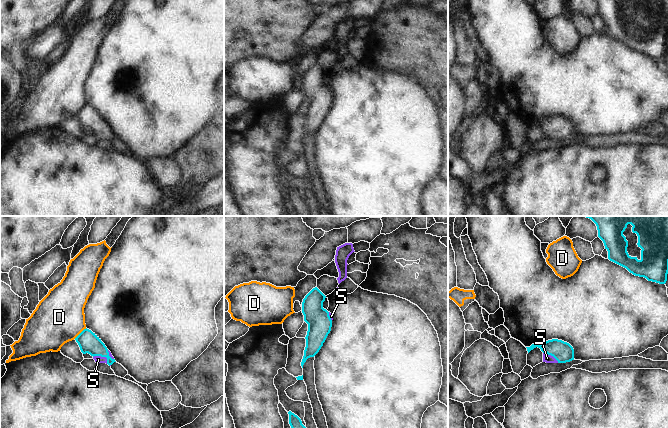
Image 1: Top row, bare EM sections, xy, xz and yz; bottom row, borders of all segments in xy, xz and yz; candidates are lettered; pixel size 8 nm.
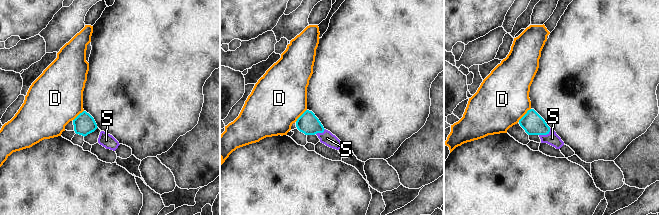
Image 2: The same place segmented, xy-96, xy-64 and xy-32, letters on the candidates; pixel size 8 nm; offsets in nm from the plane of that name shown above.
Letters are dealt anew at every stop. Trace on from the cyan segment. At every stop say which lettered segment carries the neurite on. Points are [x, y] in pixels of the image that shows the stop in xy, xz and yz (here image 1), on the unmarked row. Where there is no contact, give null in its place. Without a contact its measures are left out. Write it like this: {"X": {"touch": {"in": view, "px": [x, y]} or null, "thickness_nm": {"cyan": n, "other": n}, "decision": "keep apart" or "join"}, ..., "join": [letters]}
{"D": {"touch": {"in": "xy", "px": [81, 108]}, "thickness_nm": {"cyan": 160, "other": 400}, "decision": "keep apart"}, "S": {"touch": {"in": "xy", "px": [102, 132]}, "thickness_nm": {"cyan": 160, "other": 60}, "decision": "join"}, "join": ["S"]}

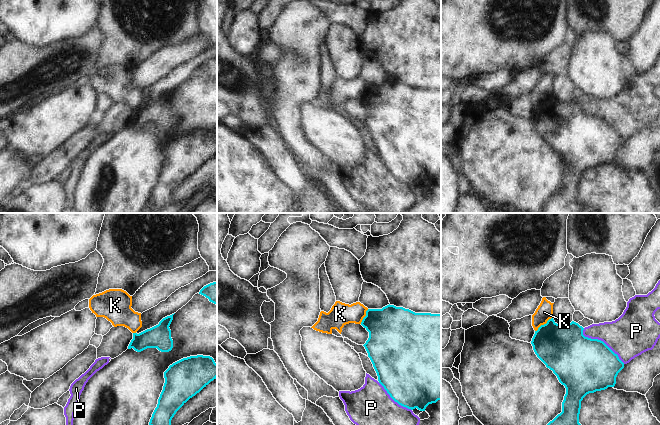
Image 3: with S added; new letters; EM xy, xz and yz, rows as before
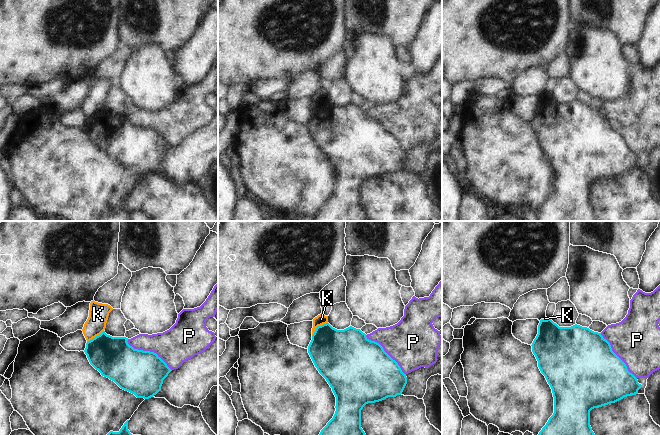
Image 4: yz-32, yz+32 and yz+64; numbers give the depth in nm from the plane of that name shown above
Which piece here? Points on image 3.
{"K": {"touch": {"in": "yz", "px": [544, 100]}, "thickness_nm": {"cyan": 380, "other": 140}, "decision": "keep apart"}, "P": {"touch": {"in": "yz", "px": [600, 116]}, "thickness_nm": {"cyan": 460, "other": 340}, "decision": "keep apart"}, "join": []}

